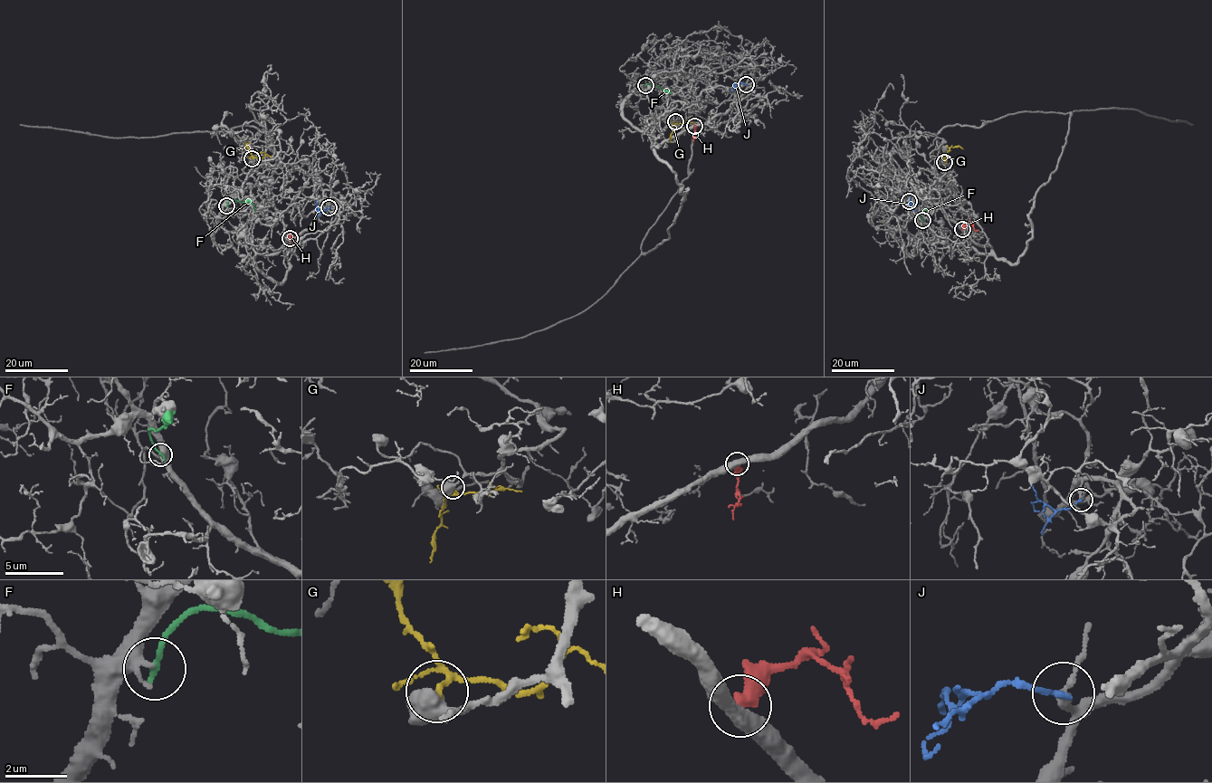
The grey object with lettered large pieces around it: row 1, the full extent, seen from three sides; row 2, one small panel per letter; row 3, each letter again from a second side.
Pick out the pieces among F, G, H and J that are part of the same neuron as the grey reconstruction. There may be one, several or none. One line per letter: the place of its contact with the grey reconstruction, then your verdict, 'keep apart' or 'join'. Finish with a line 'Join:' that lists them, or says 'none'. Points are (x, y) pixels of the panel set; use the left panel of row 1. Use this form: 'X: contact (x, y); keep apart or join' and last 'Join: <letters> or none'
F: contact (226, 205); keep apart
G: contact (252, 158); keep apart
H: contact (290, 238); keep apart
J: contact (329, 207); join
Join: J

